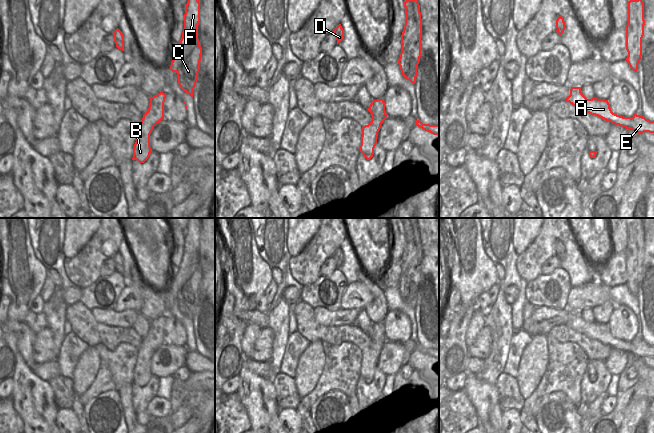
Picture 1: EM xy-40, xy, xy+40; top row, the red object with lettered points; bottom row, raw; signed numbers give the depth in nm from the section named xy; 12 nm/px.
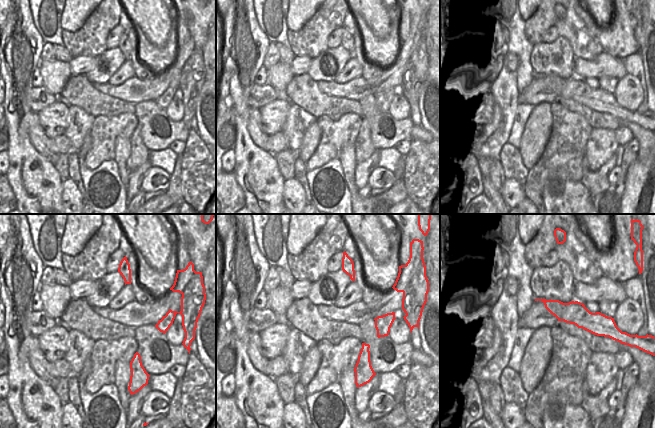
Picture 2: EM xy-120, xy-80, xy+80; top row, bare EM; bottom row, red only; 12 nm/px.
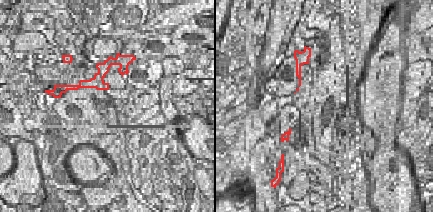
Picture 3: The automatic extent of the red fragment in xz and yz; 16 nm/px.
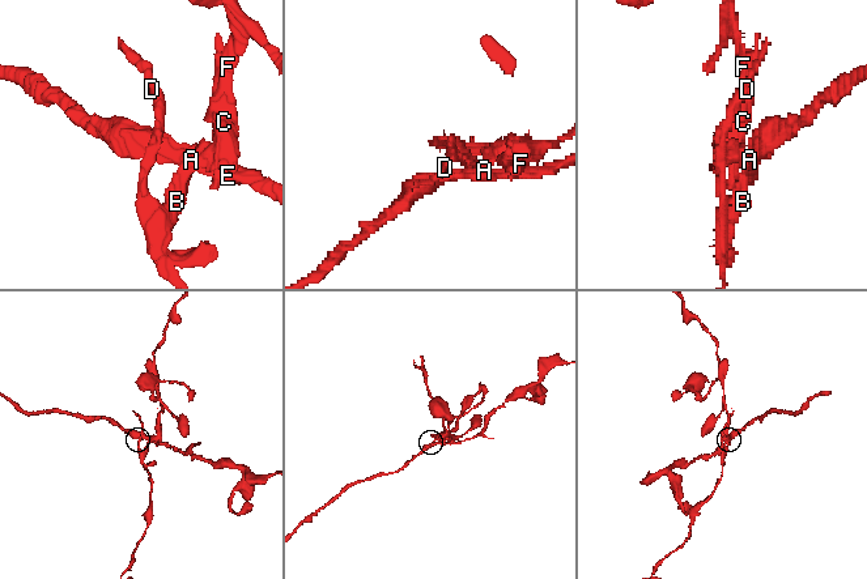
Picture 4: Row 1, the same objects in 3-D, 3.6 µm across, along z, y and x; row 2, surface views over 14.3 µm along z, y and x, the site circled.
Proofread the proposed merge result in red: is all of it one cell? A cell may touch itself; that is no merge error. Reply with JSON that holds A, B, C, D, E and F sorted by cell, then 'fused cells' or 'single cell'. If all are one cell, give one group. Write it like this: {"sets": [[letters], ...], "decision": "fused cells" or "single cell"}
{"sets": [["A", "E"], ["B", "C", "D", "F"]], "decision": "fused cells"}

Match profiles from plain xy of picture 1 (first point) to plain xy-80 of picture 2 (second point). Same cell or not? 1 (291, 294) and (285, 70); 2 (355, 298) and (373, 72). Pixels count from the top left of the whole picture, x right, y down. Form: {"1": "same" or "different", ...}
{"1": "different", "2": "different"}

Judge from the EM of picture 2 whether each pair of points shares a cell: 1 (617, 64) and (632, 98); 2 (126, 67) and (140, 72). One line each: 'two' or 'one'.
1: two
2: two

